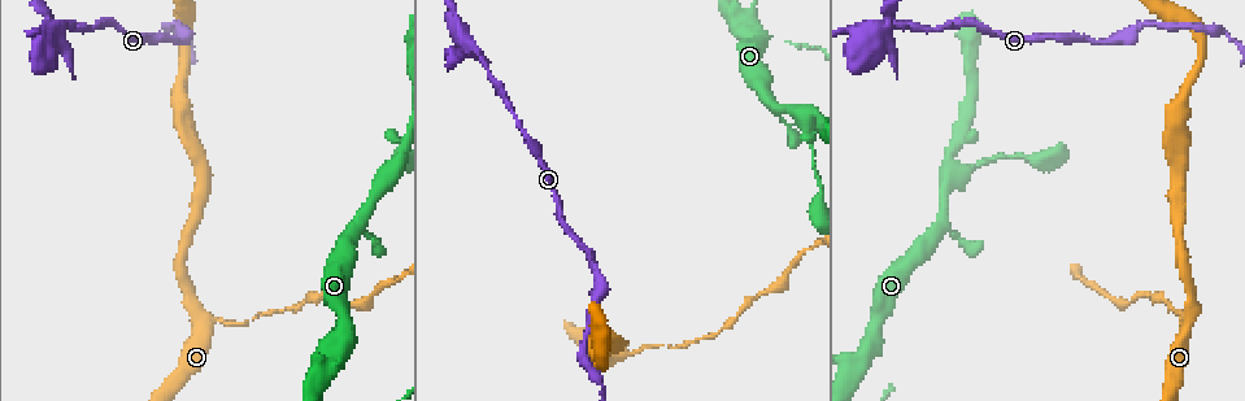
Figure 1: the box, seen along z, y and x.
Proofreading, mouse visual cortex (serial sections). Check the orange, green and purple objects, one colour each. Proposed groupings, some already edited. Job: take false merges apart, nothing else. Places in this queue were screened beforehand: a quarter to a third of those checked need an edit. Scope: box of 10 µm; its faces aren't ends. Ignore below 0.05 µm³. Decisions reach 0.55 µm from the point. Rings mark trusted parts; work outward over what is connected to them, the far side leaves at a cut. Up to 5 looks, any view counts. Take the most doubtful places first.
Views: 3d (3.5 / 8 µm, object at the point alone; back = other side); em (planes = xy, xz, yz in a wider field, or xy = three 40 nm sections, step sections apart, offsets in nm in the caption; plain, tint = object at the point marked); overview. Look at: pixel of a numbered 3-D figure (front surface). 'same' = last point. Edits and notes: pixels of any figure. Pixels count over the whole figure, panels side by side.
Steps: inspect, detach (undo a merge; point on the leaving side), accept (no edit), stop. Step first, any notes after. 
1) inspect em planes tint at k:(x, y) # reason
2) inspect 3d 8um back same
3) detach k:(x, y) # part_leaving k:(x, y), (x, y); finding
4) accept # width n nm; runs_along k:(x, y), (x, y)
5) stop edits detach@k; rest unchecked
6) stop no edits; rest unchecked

inspect 3d 8um at 1:(45, 38) # sharp bend

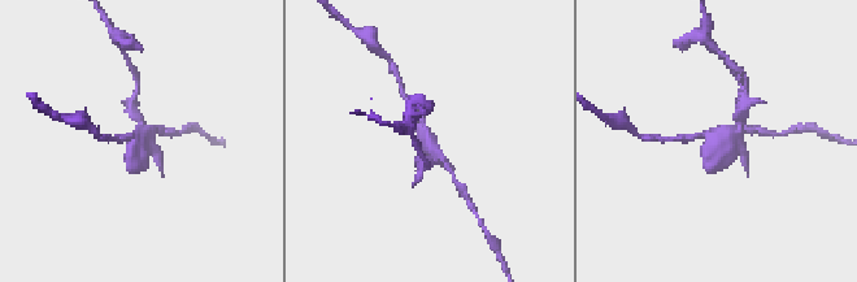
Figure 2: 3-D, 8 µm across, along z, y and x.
inspect 3d 3.5um same

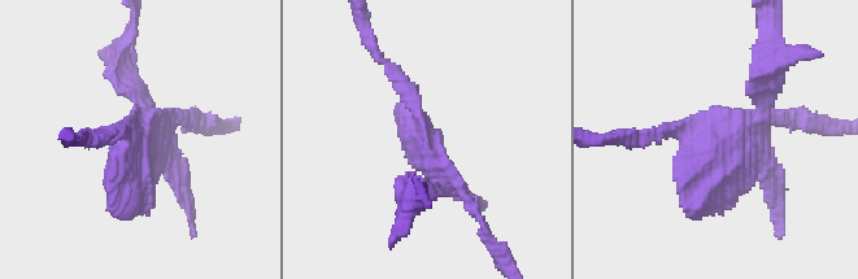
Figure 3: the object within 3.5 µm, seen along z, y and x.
detach 3:(775, 82) # part_leaving 3:(759, 121), (774, 69), (797, 61); two cells meet here

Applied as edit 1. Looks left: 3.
inspect 3d 3.5um at 1:(804, 114) # branch point

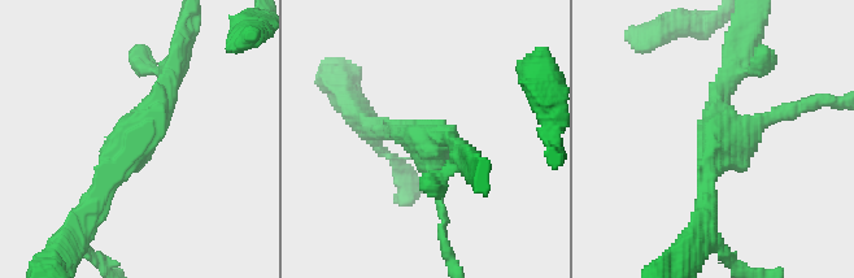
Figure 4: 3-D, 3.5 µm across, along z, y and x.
inspect em xy step 5 tint at 4:(427, 143) # arms 3; arm_widths 150, 250, 250 nm; now the EM

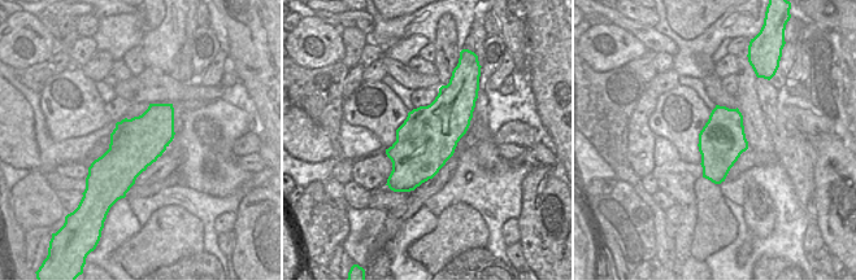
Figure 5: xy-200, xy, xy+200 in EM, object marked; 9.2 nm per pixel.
accept # runs_along 4:(92, 207), (169, 95), (177, 64); continuous, no second cell

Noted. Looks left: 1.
stop edits detach@3; rest unchecked

